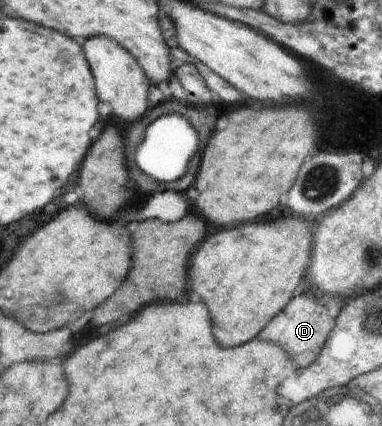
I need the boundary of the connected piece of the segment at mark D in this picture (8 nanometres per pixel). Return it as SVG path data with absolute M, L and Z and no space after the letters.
M303 293L303 295L295 297L279 315L275 315L269 321L269 325L259 333L259 339L269 339L273 343L281 343L281 347L285 347L293 355L293 359L299 367L307 367L309 363L313 363L317 359L321 347L325 345L325 339L329 337L329 333L333 329L333 323L333 317L329 317L327 307L319 305L311 293Z

